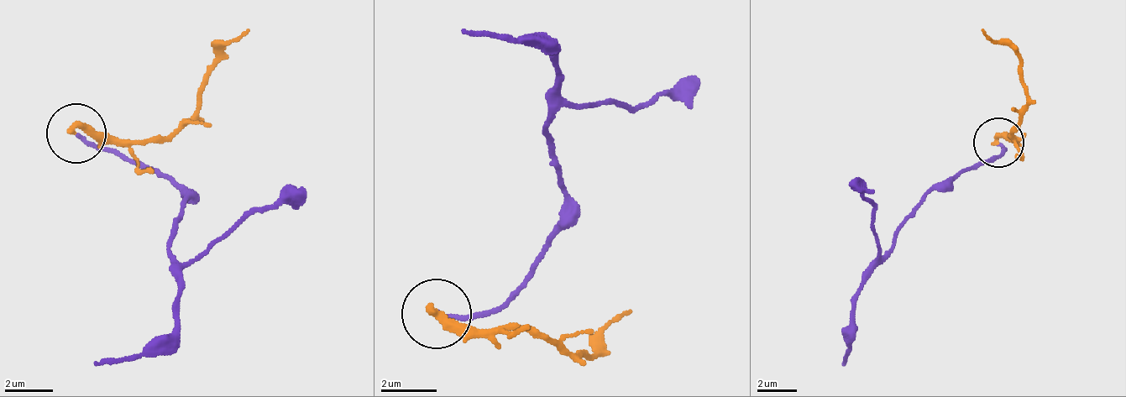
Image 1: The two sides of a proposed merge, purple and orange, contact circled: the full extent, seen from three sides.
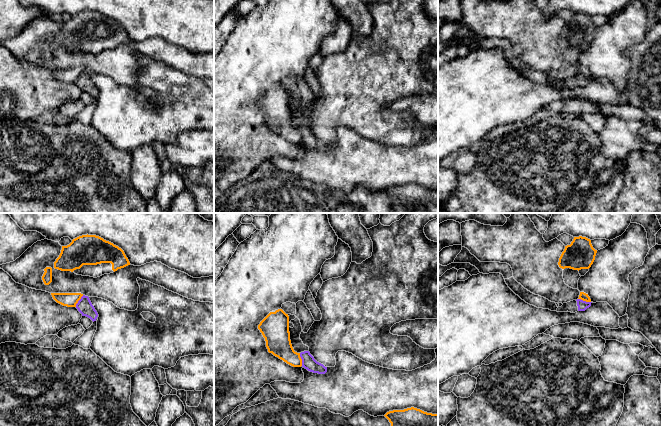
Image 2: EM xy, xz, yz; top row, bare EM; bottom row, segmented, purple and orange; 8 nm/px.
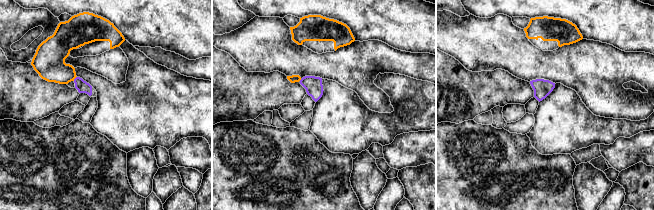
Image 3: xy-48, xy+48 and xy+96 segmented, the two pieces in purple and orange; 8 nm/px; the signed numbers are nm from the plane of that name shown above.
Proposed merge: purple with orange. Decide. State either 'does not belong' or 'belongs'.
does not belong

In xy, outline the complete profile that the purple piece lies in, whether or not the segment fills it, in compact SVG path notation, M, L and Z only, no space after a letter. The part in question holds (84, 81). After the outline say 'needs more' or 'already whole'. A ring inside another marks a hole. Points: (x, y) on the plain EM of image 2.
M83 71L76 80L76 84L82 90L82 92L90 94L93 98L96 97L98 89L92 81L88 72Z | already whole

